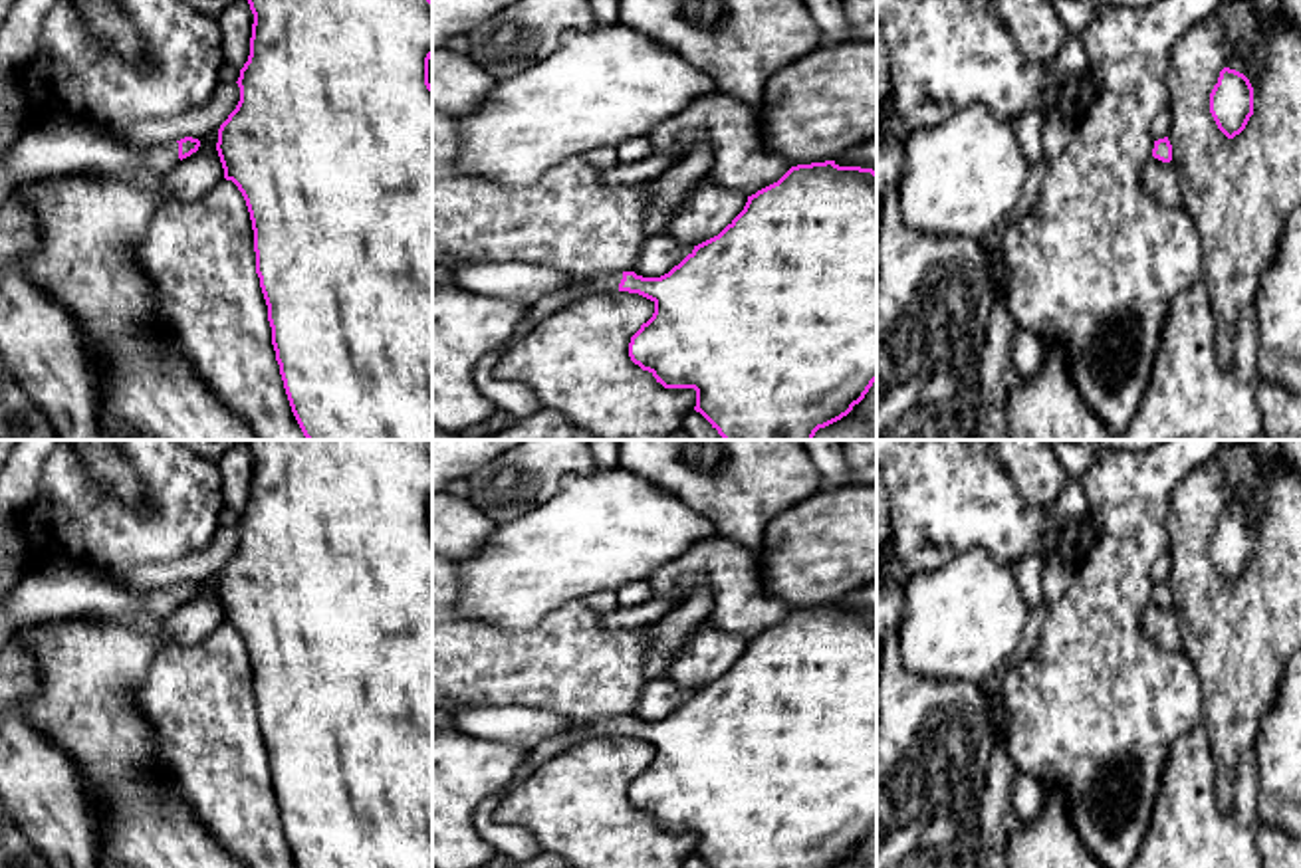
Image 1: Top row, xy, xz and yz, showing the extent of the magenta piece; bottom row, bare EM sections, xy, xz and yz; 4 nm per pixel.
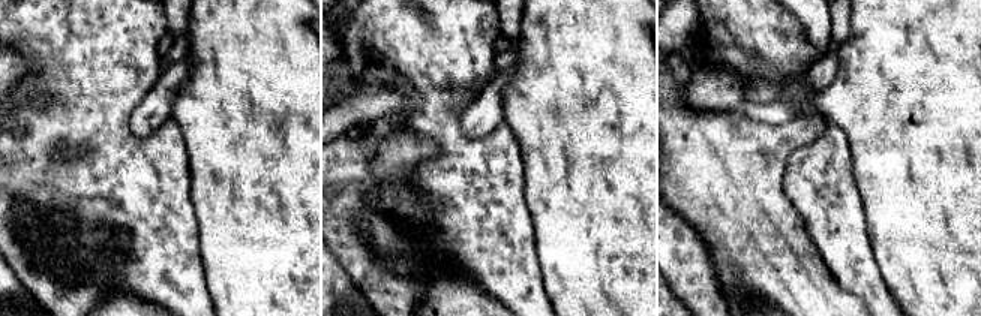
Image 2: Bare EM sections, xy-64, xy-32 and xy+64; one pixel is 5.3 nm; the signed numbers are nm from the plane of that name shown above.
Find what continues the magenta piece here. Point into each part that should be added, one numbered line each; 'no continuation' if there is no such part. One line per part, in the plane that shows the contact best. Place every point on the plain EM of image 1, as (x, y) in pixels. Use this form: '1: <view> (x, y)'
1: xy (163, 601)

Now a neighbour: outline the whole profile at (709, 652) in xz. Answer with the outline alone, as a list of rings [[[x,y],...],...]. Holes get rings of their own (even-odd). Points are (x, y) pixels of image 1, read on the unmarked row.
[[[700,624],[672,660],[670,678],[678,688],[698,690],[718,680],[744,654],[748,638]]]

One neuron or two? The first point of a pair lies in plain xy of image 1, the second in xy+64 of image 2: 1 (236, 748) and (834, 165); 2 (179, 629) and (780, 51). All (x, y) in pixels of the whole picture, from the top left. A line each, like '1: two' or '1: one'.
1: one
2: two

